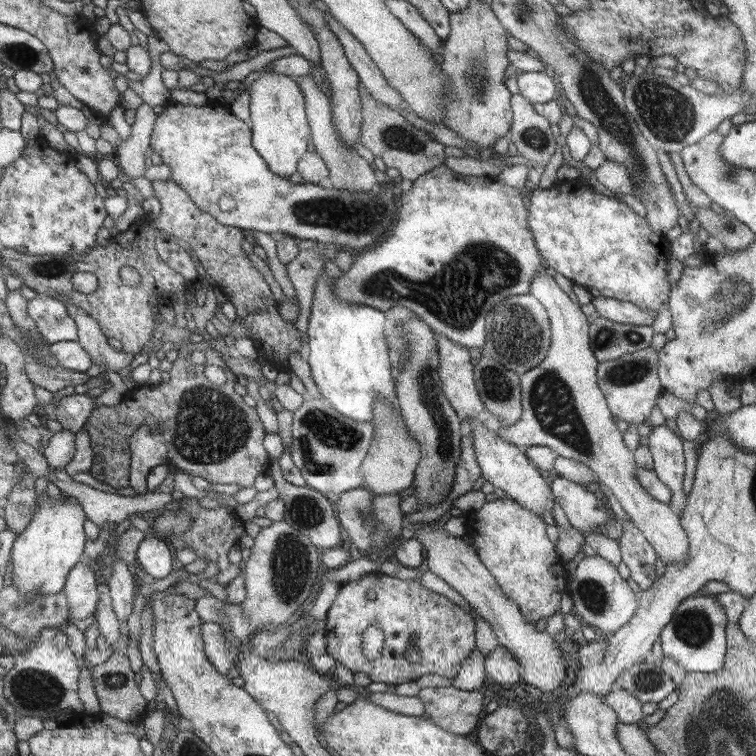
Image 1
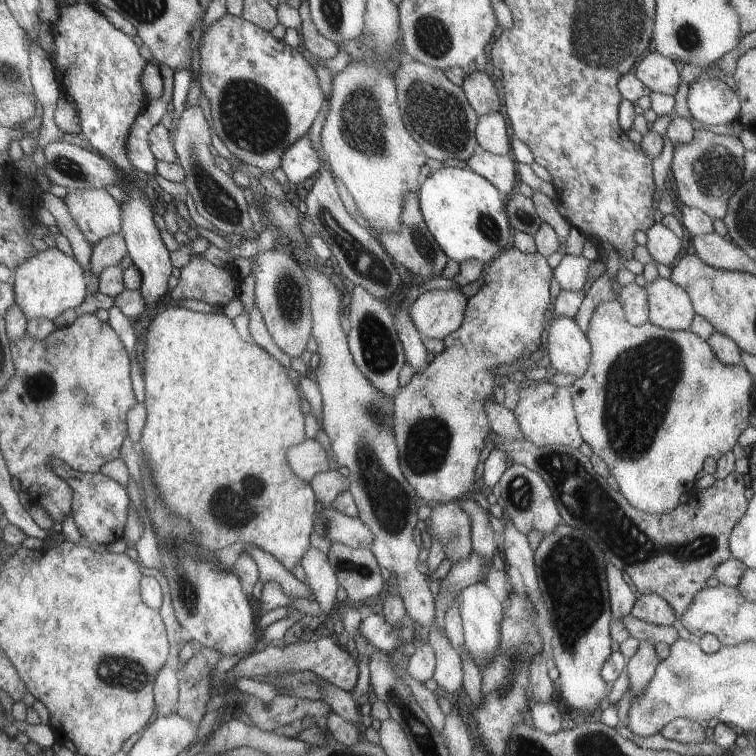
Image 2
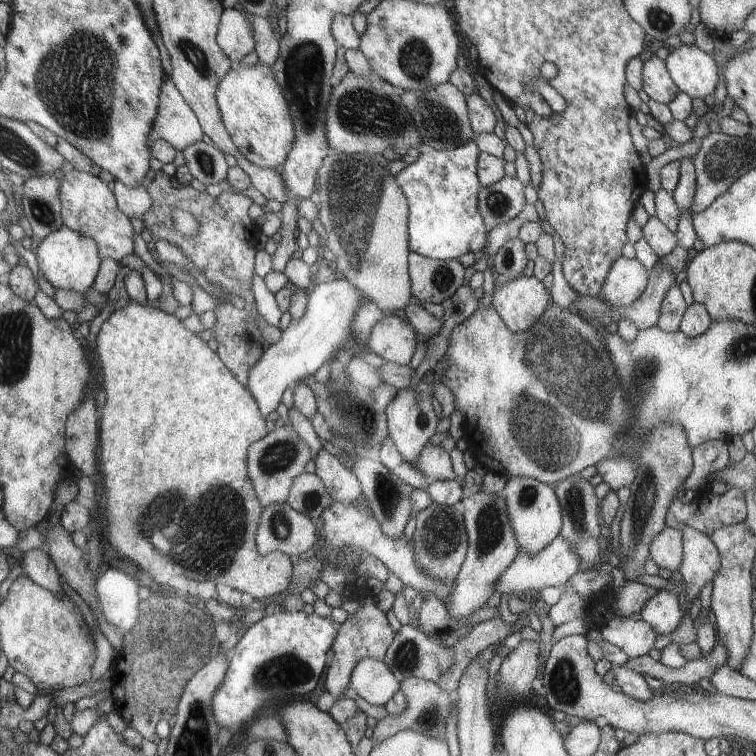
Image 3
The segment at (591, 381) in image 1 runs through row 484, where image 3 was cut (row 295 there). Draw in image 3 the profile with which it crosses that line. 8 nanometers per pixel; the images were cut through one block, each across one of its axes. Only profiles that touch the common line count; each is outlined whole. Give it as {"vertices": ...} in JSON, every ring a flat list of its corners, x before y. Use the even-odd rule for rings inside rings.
{"vertices":[[622,257,610,267,602,294,608,304,626,307,645,291,649,284,649,270,638,259]]}

